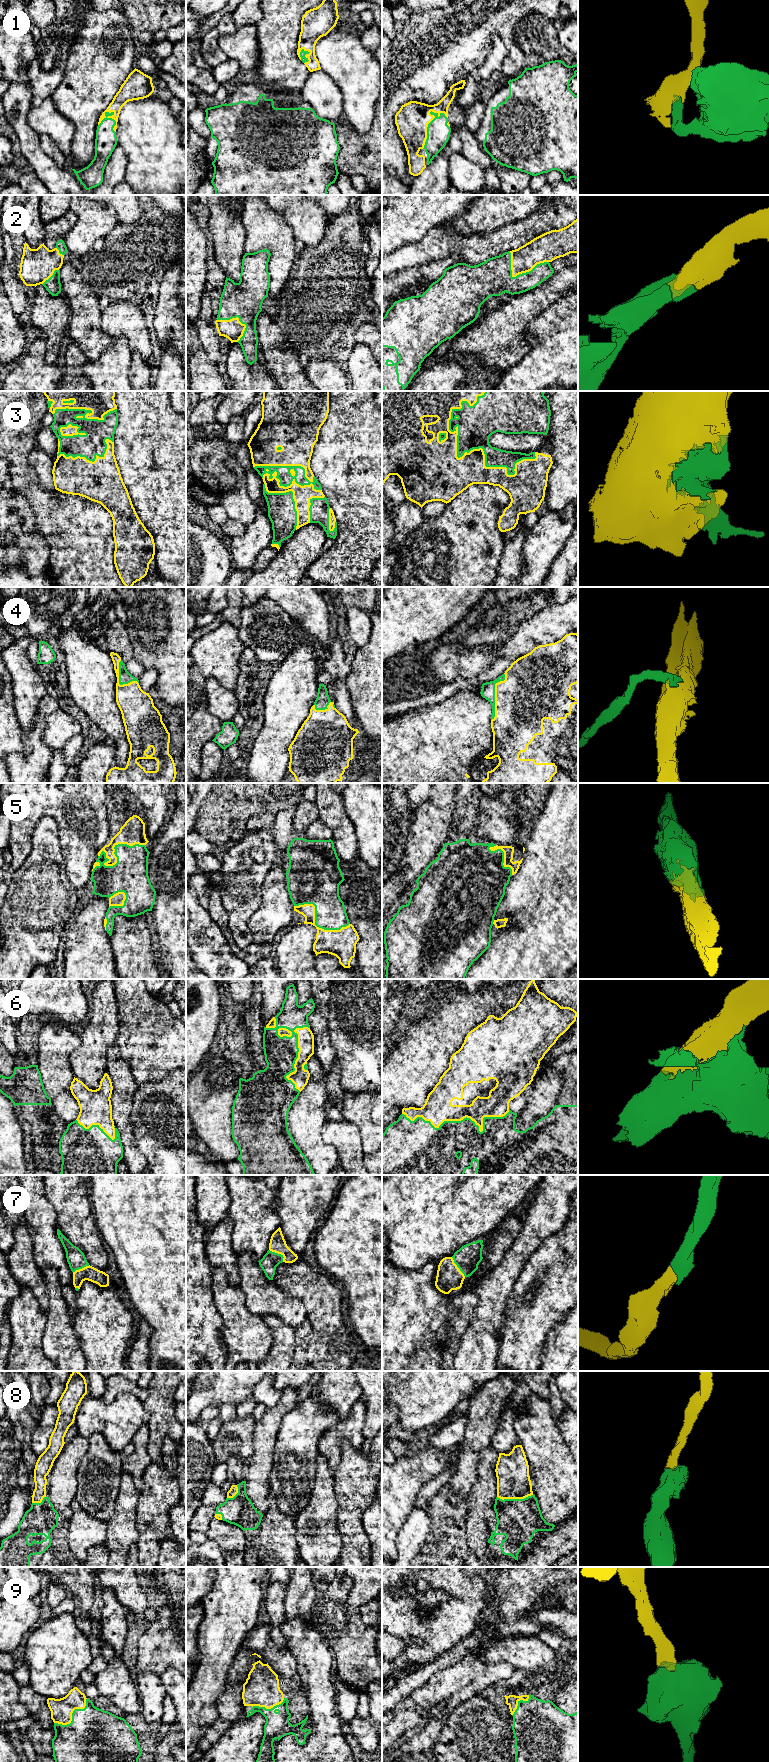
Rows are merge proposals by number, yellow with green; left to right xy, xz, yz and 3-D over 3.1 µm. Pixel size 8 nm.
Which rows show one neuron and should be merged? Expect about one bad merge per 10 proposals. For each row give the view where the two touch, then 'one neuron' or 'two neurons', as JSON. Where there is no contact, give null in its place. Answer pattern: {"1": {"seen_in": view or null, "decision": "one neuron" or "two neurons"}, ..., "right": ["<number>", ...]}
{"1": {"seen_in": "yz", "decision": "one neuron"}, "2": {"seen_in": "yz", "decision": "one neuron"}, "3": {"seen_in": "yz", "decision": "one neuron"}, "4": {"seen_in": "yz", "decision": "one neuron"}, "5": {"seen_in": "xy", "decision": "one neuron"}, "6": {"seen_in": "yz", "decision": "one neuron"}, "7": {"seen_in": "xz", "decision": "one neuron"}, "8": {"seen_in": "yz", "decision": "one neuron"}, "9": {"seen_in": "xy", "decision": "one neuron"}, "right": ["1", "2", "3", "4", "5", "6", "7", "8", "9"]}

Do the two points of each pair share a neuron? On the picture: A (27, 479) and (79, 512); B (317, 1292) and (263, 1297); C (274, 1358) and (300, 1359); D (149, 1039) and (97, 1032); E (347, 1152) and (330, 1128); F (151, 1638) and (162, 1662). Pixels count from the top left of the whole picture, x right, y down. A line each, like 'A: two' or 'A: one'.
A: one
B: two
C: two
D: two
E: one
F: one

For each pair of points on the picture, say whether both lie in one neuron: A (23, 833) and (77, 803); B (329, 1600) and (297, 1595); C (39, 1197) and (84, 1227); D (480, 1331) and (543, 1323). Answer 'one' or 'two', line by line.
A: one
B: two
C: two
D: two

